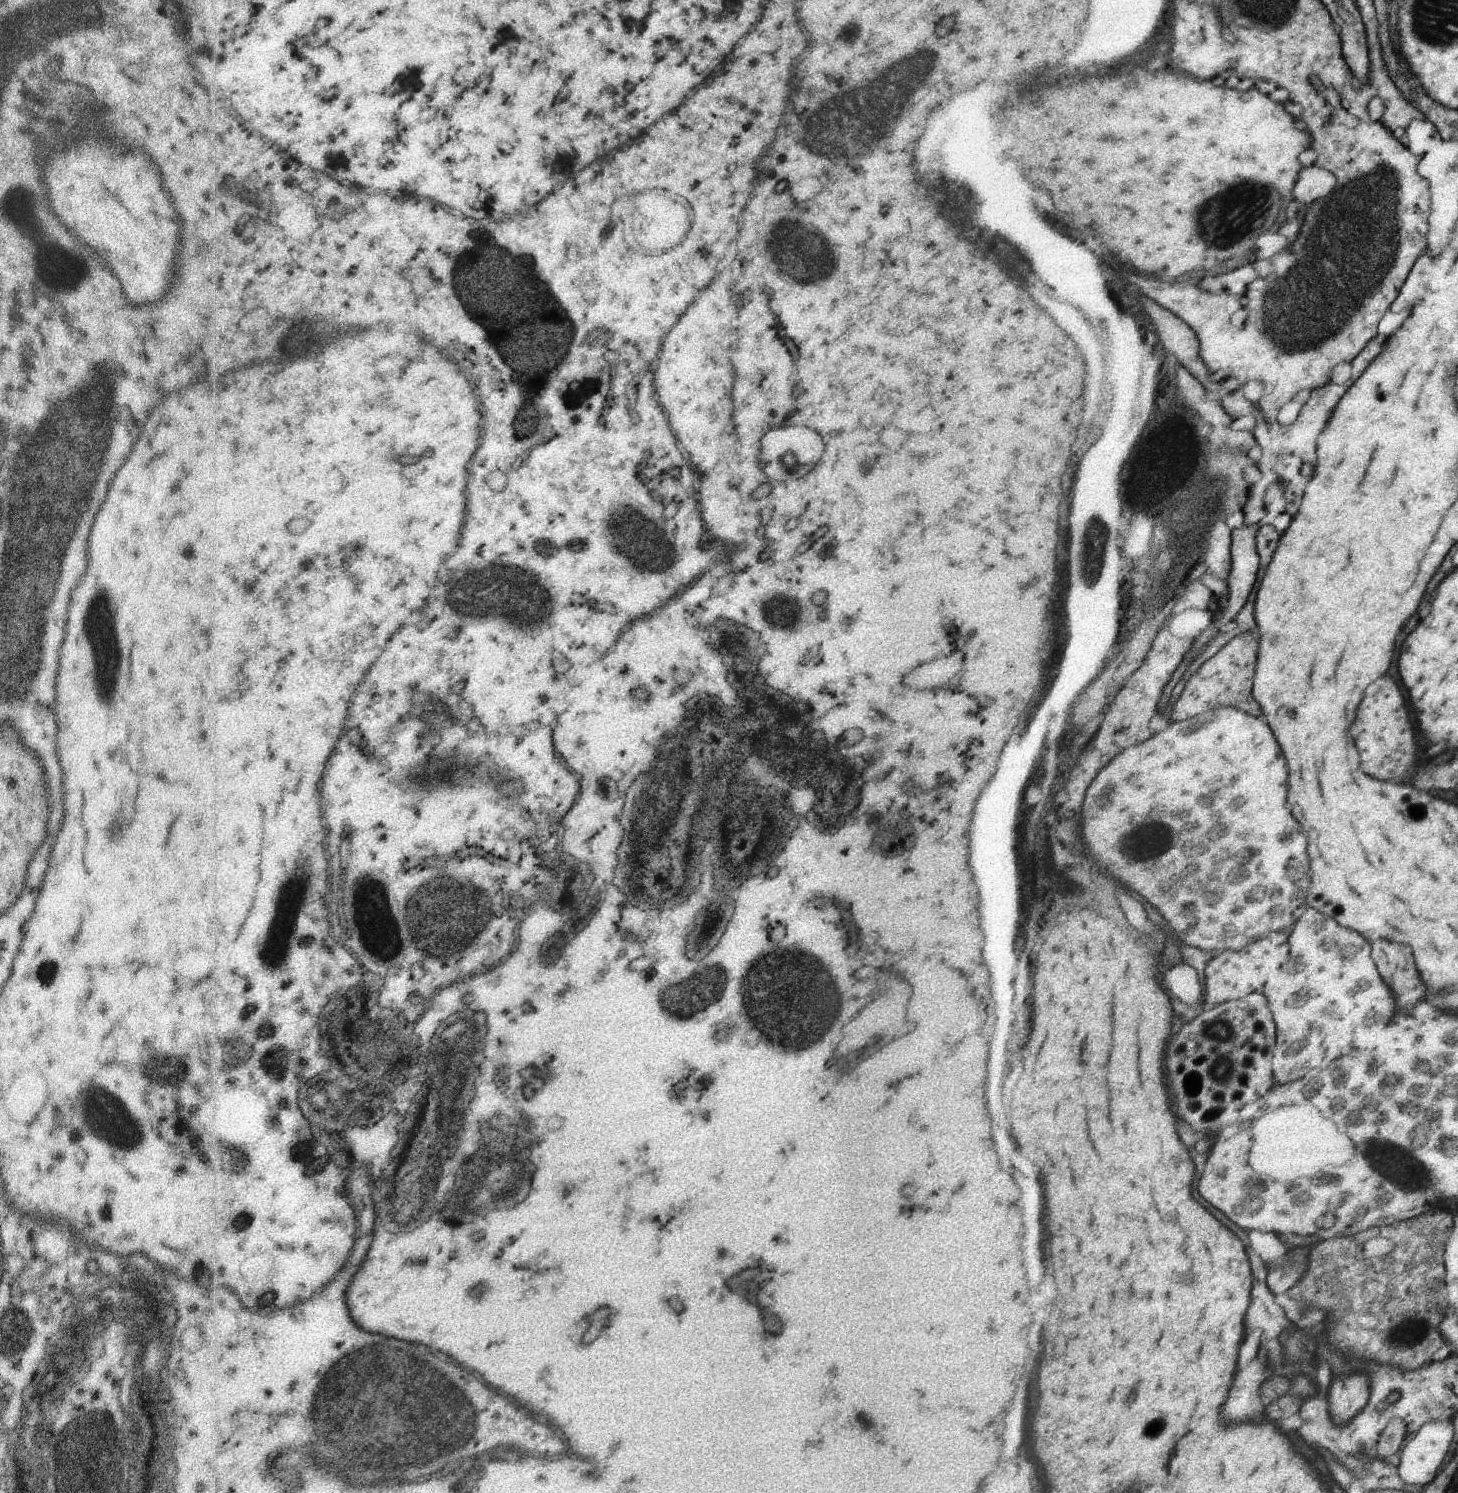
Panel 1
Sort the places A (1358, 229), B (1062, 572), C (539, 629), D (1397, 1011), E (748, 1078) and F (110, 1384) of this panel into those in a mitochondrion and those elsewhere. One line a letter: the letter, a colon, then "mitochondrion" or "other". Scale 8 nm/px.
A: mitochondrion
B: other
C: mitochondrion
D: other
E: other
F: other

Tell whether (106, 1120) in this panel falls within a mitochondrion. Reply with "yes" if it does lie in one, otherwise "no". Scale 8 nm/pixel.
yes

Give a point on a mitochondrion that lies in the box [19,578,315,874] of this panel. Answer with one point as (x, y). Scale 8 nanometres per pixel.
(117, 783)

